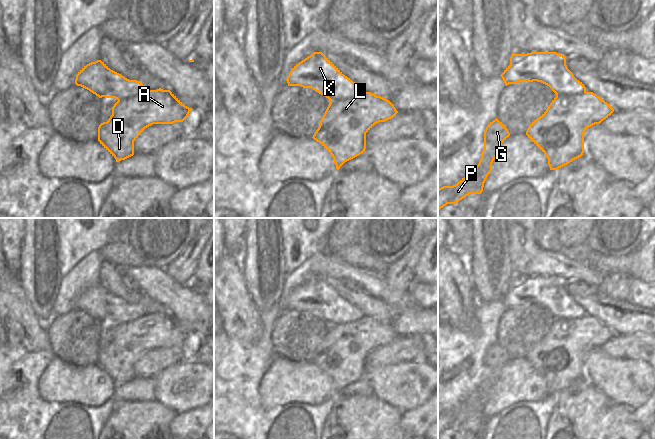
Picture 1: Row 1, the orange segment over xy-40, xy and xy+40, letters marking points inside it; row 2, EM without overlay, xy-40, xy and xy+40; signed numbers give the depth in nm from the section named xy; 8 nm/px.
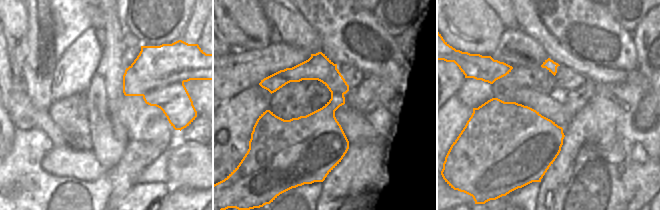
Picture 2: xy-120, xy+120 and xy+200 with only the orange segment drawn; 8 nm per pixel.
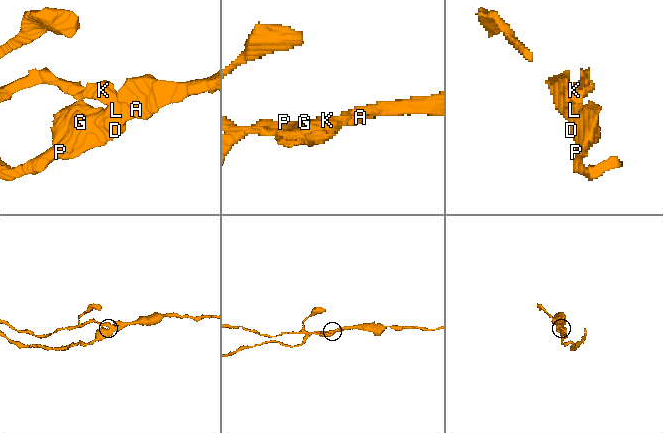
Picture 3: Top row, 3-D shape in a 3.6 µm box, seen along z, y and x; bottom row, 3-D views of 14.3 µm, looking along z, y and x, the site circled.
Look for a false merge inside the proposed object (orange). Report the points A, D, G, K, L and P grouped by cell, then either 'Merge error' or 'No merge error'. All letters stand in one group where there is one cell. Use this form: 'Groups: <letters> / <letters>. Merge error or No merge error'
Groups: A D G L P / K. Merge error

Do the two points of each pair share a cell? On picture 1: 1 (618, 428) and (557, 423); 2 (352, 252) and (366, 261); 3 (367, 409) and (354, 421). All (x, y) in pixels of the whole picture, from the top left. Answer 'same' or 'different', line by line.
1: same
2: same
3: same

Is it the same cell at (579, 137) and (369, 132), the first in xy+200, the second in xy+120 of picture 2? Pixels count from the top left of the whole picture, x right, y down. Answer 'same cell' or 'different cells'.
different cells

